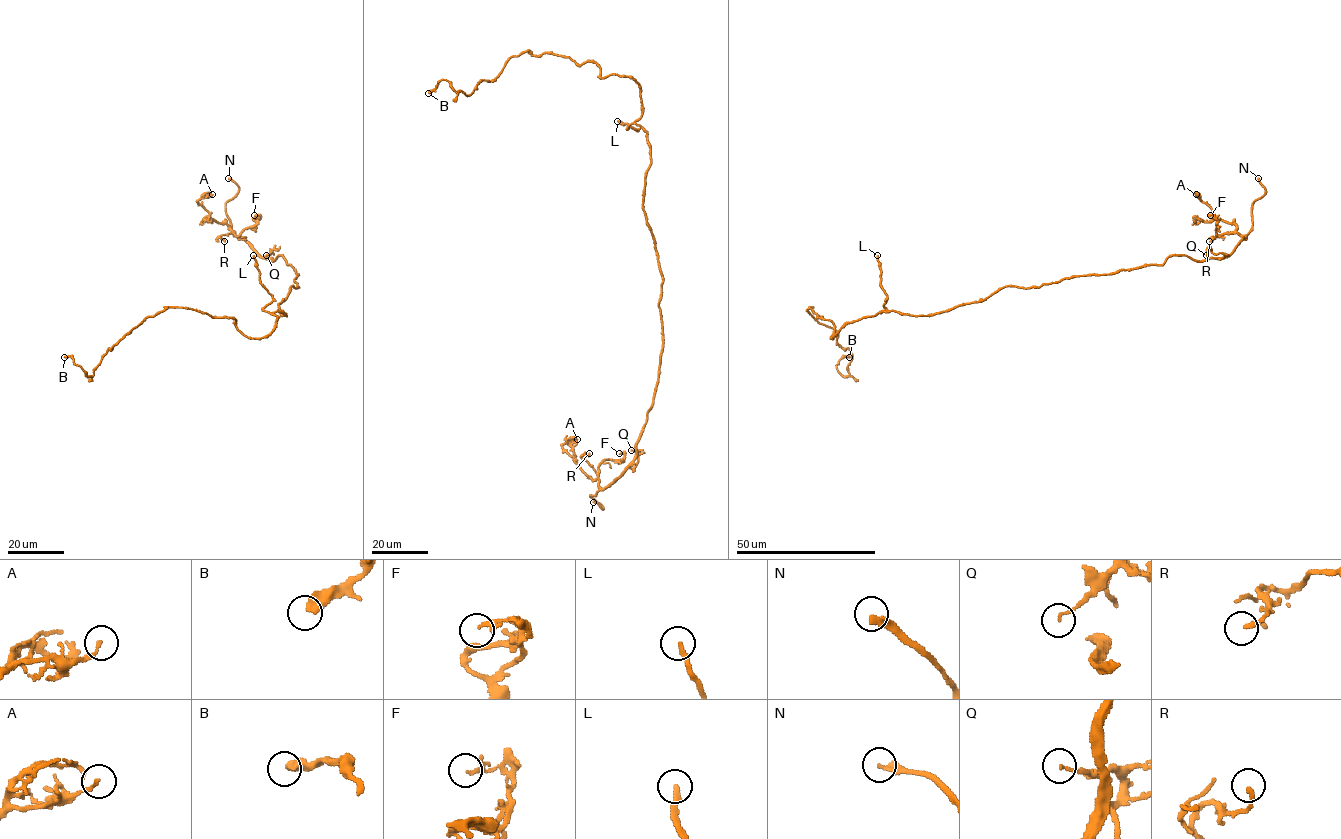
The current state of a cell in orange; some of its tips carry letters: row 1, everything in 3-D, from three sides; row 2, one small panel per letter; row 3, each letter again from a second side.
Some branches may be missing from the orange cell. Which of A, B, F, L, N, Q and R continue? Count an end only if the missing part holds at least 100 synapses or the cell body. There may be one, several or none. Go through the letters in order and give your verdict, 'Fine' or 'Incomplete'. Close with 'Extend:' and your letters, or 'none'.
A: Fine
B: Fine
F: Fine
L: Incomplete
N: Incomplete
Q: Fine
R: Fine
Extend: L, N

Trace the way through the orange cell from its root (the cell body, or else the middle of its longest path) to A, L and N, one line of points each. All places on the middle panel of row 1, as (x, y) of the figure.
A: (643, 191), (643, 208), (662, 279), (662, 352), (652, 406), (636, 458), (603, 488), (561, 446), (577, 439)
L: (643, 191), (645, 172), (650, 163), (647, 132), (634, 123), (627, 128), (637, 130), (617, 121)
N: (643, 191), (643, 208), (662, 279), (659, 376), (636, 458), (609, 485), (589, 496), (603, 509), (593, 502)

